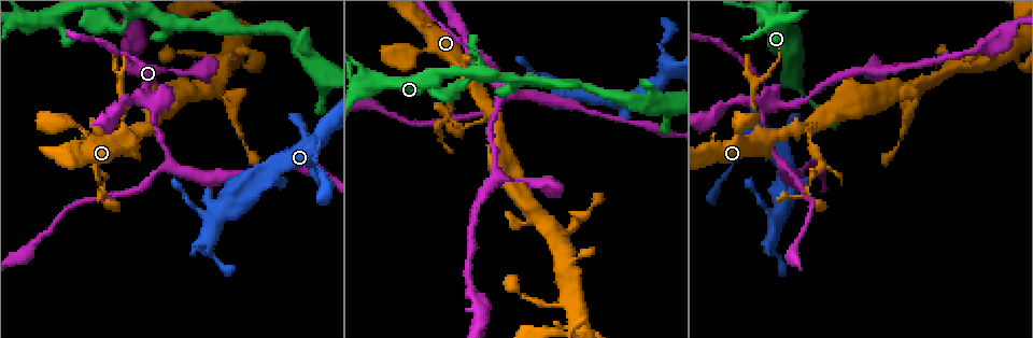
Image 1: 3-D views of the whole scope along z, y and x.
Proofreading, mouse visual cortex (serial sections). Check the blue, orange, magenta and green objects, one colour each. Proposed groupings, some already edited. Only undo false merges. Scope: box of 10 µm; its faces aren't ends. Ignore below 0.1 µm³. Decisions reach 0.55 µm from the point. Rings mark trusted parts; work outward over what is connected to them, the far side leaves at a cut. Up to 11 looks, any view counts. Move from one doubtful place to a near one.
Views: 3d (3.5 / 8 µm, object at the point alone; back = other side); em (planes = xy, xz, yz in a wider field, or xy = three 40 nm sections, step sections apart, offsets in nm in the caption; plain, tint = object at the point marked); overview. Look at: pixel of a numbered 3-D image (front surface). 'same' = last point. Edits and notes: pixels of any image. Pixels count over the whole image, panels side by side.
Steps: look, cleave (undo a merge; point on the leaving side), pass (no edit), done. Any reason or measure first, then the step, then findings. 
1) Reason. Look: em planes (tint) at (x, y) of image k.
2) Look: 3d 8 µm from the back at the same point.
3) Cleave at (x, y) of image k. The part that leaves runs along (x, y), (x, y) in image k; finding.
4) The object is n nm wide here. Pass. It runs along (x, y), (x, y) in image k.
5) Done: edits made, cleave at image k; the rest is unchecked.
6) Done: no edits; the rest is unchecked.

Sudden change in width. Look: 3d 8 µm from the back at (378, 81) of image 1.

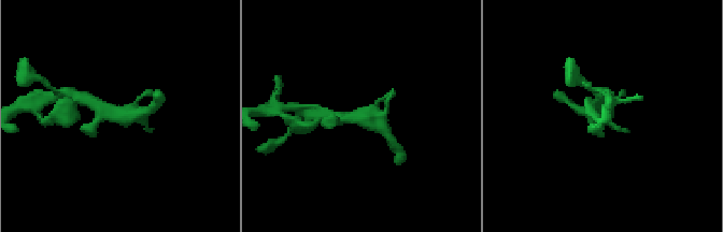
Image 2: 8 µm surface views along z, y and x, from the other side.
Look: 3d 3.5 µm at the same point.

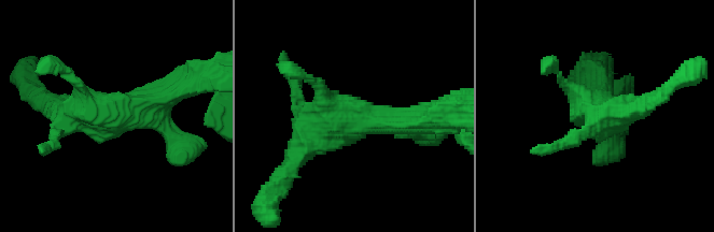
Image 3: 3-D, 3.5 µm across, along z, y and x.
4 arms meet here; the arms are 200, 200, 350, 400 nm wide; need the tissue. Look: em planes (tint) at (357, 120) of image 3.

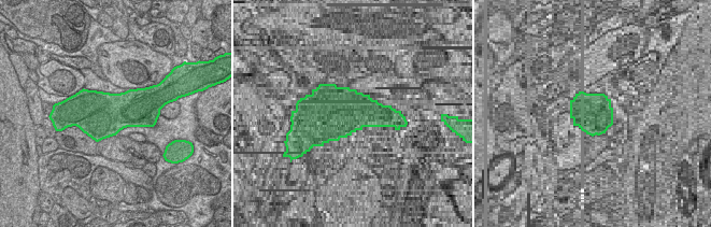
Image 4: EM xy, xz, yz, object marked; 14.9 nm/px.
Pass. It runs along (176, 139), (149, 112), (56, 109) in image 3; continuous, no second cell.

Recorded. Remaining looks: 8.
Abrupt turn. Look: em xy step 3 (tint) at (157, 102) of image 1.

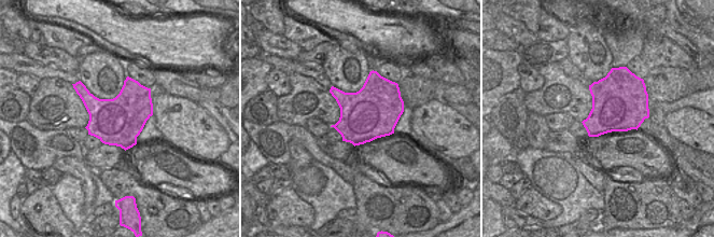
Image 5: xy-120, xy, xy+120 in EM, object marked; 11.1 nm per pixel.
Wider look. Look: 3d 3.5 µm at the same point.

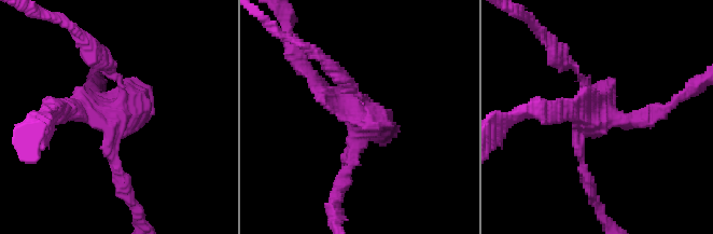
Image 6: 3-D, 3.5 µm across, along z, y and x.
Cleave at (351, 149) of image 6. The part that leaves runs along (366, 109), (350, 167), (336, 192) in image 6; two cells meet here.

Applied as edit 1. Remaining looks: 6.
Look: overview.

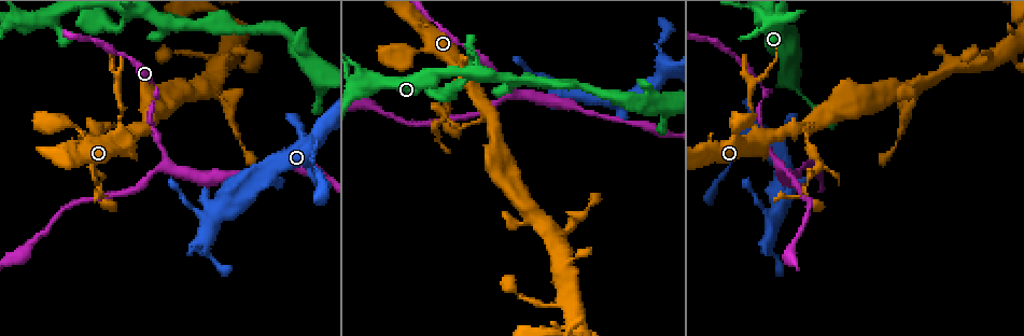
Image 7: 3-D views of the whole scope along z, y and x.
Three-way junction. Look: 3d 8 µm at (317, 135) of image 7.

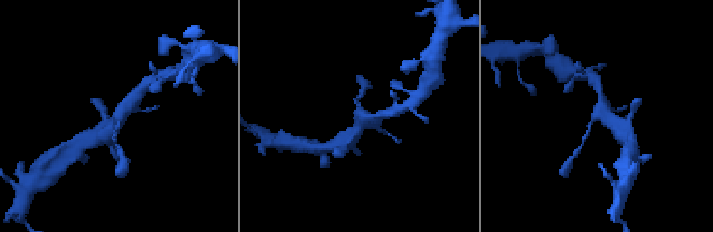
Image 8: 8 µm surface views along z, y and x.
Look: em planes (tint) at the same point.

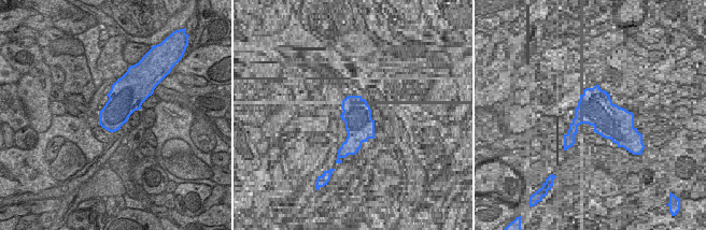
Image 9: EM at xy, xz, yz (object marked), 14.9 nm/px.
Pass. It runs along (100, 136), (115, 127), (138, 93) in image 8; continuous, no second cell.

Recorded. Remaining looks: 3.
A fork. Look: 3d 3.5 µm at (168, 164) of image 7.

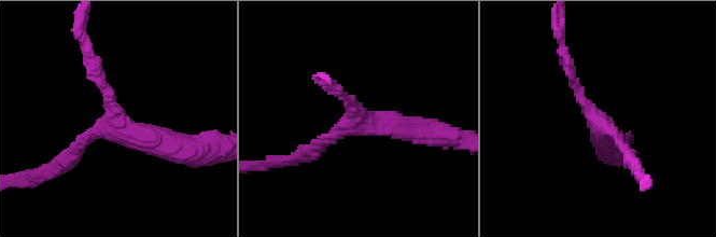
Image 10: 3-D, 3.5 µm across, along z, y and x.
3 arms meet here; the arms are 150, 200, 350 nm wide. Look: em xy step 5 (tint) at (598, 120) of image 10.

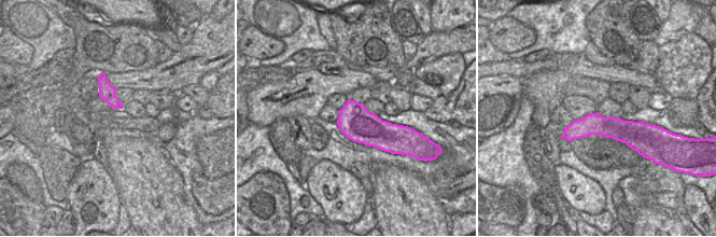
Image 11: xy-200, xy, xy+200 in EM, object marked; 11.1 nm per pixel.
Look: em xy step 2 (tint) at the same point.

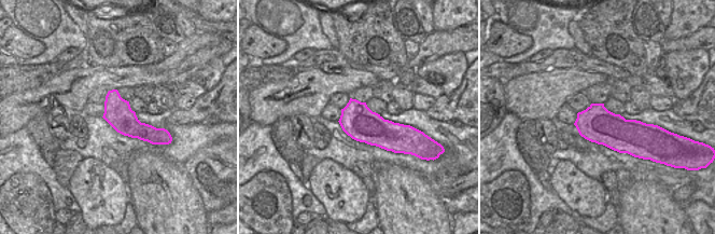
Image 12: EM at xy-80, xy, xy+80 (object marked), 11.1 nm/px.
The object is 380 nm wide here. Pass. It runs along (96, 61), (112, 121), (179, 148) in image 10; one cell here.

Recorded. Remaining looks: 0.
Done: edits made, cleave at image 6; the rest is unchecked.

